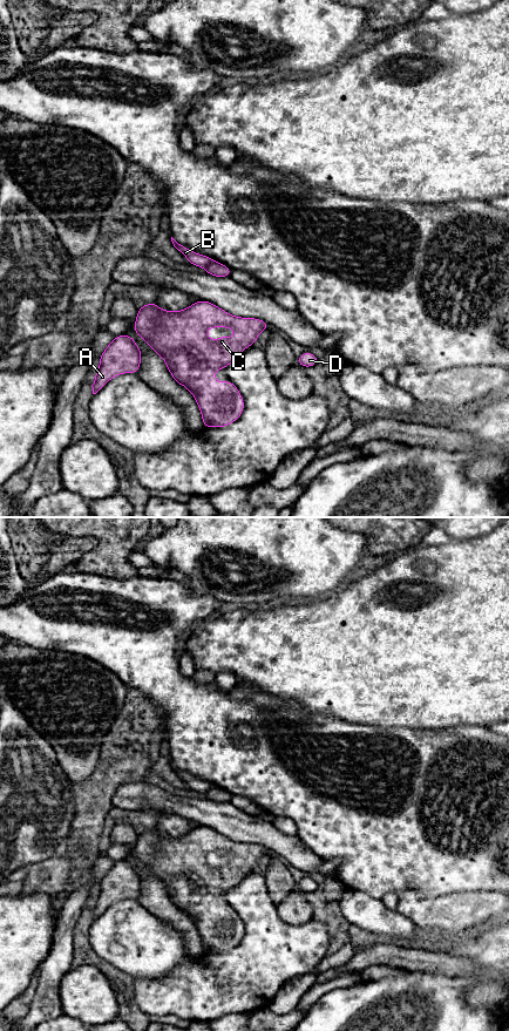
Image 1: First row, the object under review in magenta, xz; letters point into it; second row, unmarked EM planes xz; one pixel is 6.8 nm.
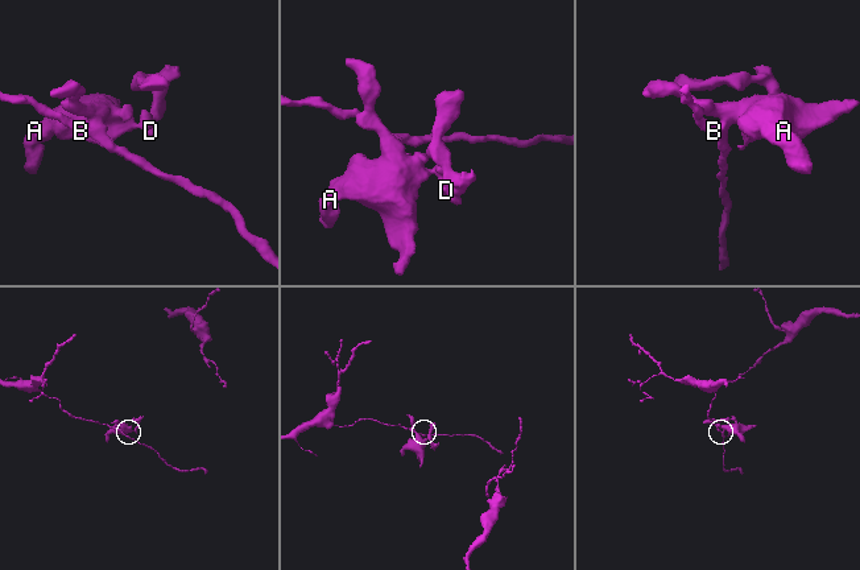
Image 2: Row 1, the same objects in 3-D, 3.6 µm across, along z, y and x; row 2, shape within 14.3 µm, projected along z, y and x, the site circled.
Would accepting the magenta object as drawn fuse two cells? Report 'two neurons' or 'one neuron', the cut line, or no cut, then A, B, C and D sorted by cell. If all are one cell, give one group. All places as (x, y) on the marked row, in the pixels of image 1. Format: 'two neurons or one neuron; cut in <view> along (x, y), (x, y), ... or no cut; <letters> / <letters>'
two neurons; cut in xz along (215, 260), (204, 268); A C D / B

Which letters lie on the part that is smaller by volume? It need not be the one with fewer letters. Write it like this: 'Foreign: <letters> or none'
Foreign: A, C, D

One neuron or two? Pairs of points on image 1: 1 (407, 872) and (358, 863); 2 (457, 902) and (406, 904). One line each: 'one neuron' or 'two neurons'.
1: one neuron
2: one neuron

